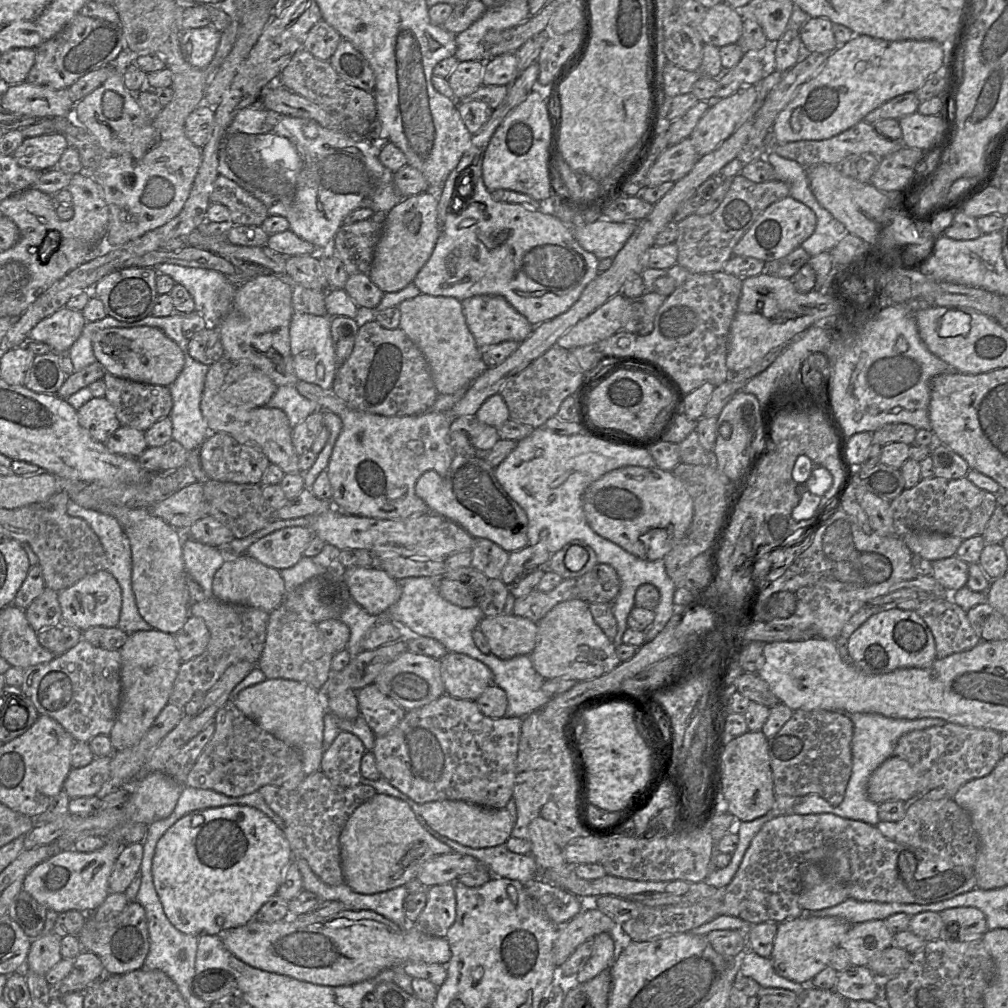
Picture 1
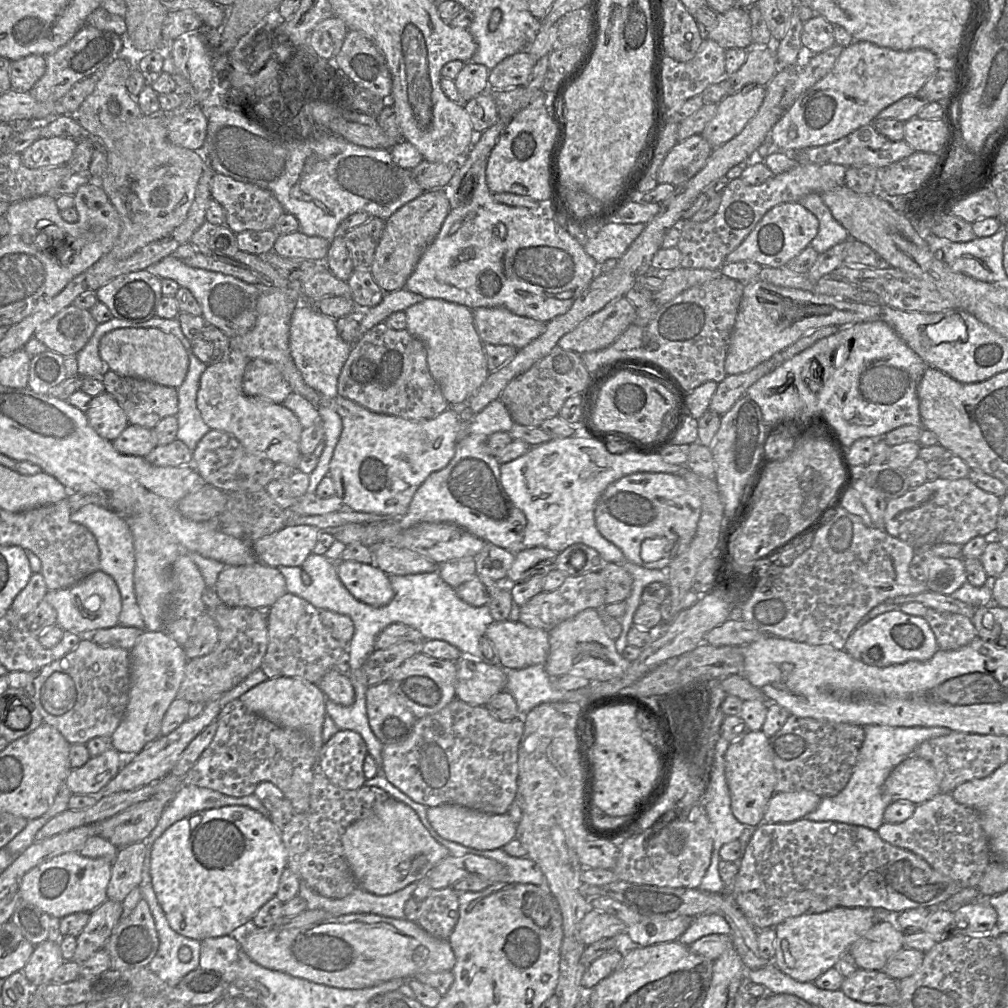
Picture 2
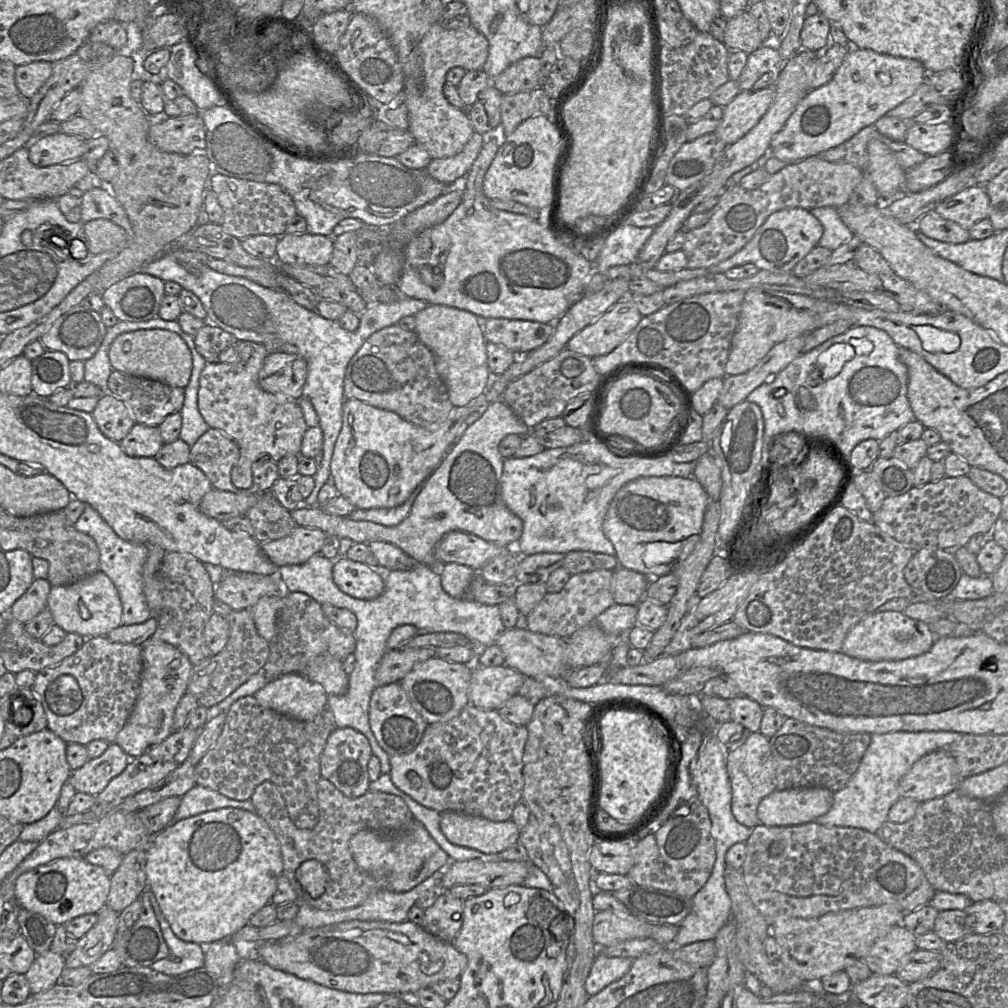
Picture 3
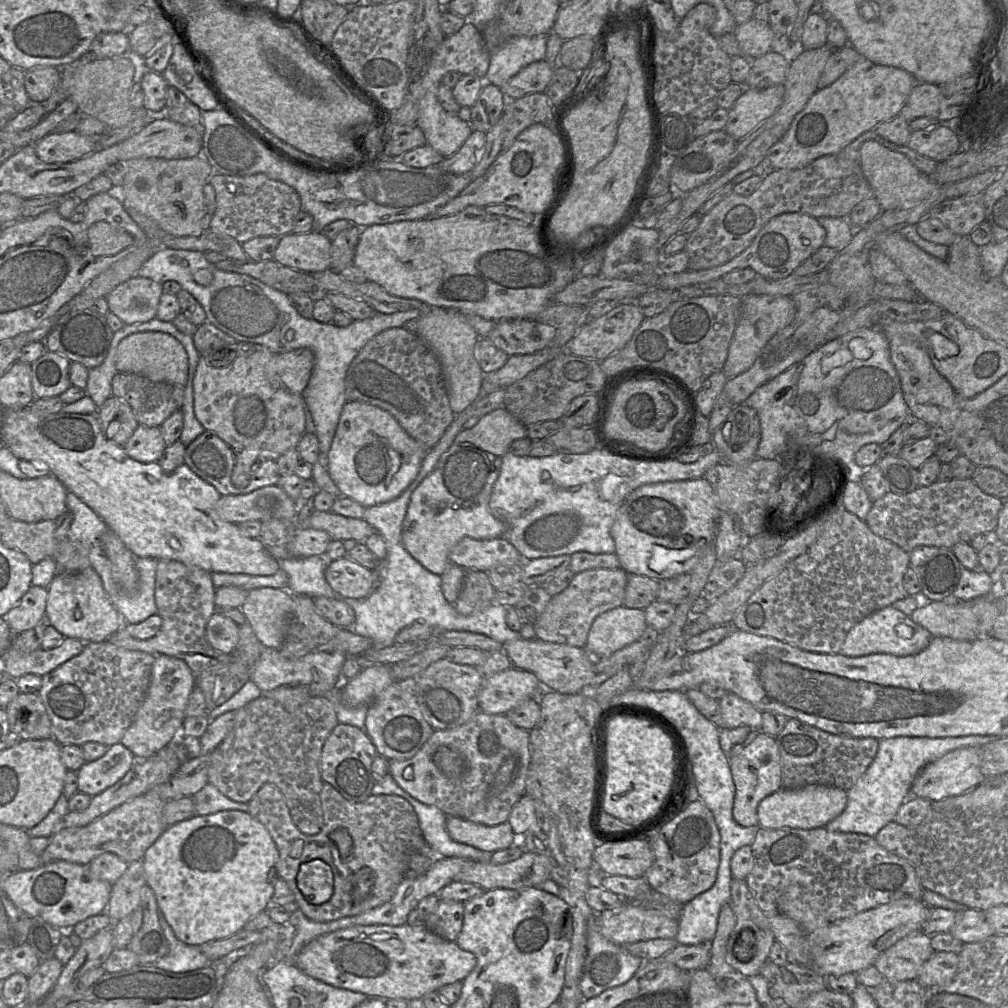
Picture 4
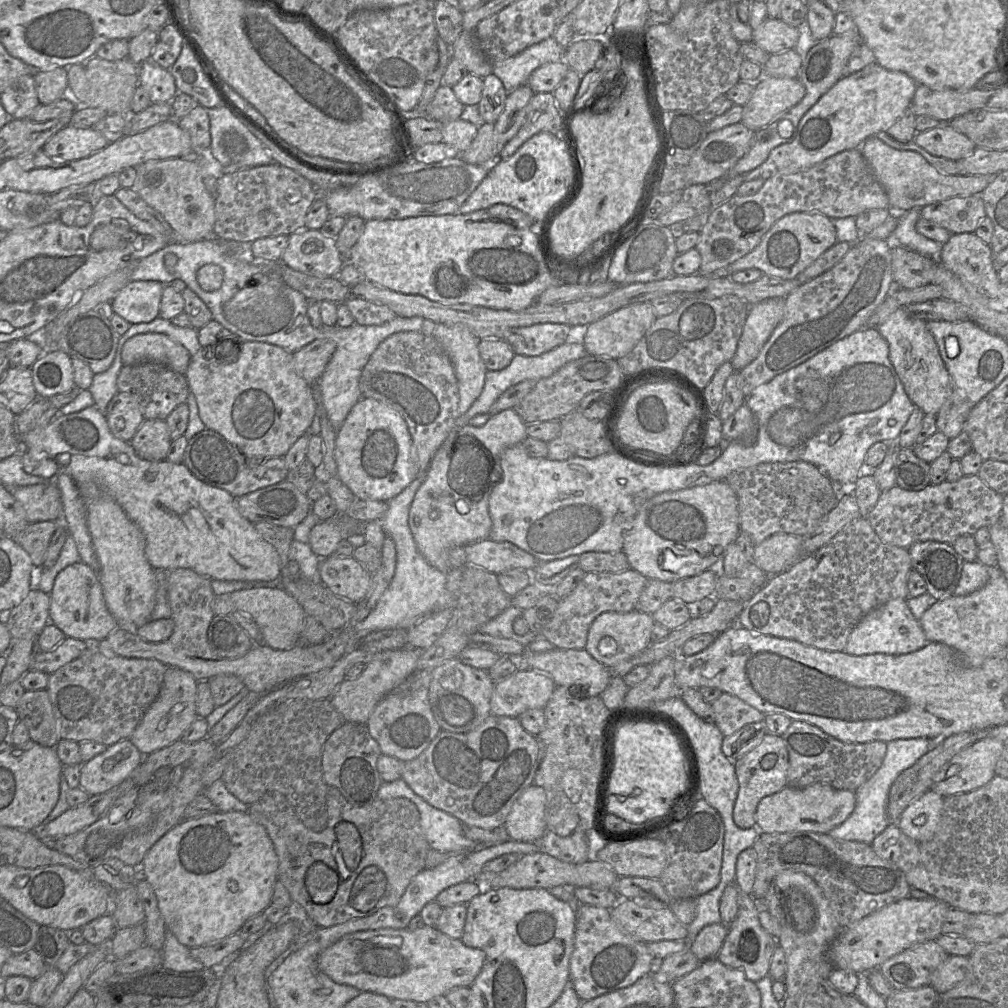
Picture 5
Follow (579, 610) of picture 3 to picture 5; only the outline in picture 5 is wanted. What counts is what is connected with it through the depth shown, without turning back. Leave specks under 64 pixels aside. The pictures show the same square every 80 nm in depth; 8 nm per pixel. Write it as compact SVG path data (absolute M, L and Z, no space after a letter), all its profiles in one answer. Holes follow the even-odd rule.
M632 568L621 573L588 572L569 595L559 600L553 617L540 634L556 648L585 649L594 620L604 612L628 613L635 610L647 583L648 578Z

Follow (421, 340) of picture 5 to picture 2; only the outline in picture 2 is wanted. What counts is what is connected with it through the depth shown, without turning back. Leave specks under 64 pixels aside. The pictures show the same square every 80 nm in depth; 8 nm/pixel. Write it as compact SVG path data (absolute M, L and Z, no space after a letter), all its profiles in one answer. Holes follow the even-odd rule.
M384 322L372 327L353 345L339 376L338 394L372 412L410 420L433 419L450 406L443 396L439 384L430 373L424 344L406 329L395 330Z

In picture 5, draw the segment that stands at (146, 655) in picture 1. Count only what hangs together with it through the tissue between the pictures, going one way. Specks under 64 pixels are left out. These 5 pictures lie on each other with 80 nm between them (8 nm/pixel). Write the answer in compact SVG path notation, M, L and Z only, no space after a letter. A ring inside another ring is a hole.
M171 666L167 668L159 695L129 738L144 756L179 740L184 731L198 718L196 713L198 682L185 670Z

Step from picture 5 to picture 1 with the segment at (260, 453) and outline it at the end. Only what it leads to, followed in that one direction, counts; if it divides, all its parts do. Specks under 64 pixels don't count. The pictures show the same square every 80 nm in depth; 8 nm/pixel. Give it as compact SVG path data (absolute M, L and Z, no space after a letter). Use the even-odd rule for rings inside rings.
M224 356L211 364L205 377L200 409L207 422L210 433L225 432L236 437L242 443L251 443L259 447L271 464L278 466L283 473L303 475L299 467L299 455L291 439L292 426L286 414L278 408L260 406L241 408L228 403L221 396L221 387L232 362Z

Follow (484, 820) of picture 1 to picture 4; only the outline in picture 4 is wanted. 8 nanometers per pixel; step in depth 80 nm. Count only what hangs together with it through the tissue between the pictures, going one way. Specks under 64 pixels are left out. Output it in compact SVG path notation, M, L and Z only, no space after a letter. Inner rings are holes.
M448 816L446 830L452 840L492 854L510 848L519 839L508 822L497 826L485 826L462 818Z

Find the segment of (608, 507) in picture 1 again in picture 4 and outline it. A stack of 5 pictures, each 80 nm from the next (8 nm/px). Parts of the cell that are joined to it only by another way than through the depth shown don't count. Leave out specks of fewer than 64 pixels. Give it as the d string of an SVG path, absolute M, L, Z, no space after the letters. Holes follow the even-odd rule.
M703 477L640 486L625 498L611 527L620 568L628 574L642 575L655 580L689 573L705 550L713 548L719 515L715 492Z

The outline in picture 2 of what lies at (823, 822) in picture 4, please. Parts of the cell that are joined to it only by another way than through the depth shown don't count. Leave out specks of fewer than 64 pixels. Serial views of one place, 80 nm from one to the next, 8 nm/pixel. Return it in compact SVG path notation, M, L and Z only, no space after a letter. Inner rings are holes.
M811 791L775 793L769 800L761 825L791 823L815 811L821 797Z

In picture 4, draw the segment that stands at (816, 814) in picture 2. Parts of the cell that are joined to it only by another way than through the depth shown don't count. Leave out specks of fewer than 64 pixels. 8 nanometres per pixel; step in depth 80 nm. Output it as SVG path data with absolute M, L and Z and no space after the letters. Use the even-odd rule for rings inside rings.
M898 736L880 739L878 752L857 782L847 790L848 802L844 811L825 828L833 832L859 833L875 837L889 822L893 822L900 806L910 797L912 782L919 771L947 753L962 747L980 747L1002 736Z

